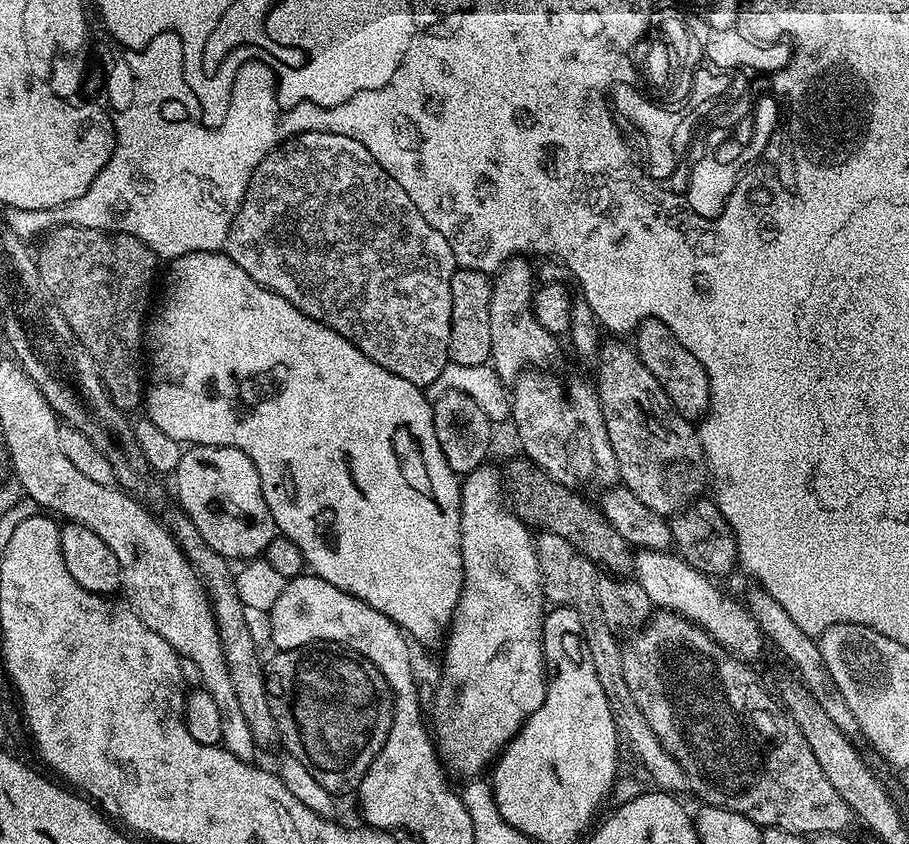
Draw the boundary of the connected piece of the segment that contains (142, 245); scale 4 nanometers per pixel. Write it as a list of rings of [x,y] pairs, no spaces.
[[[67,222],[61,224],[61,228],[54,229],[53,232],[41,242],[40,252],[38,251],[38,255],[36,256],[36,265],[38,266],[38,274],[42,278],[42,286],[48,291],[49,298],[58,306],[62,318],[66,318],[70,330],[74,330],[74,334],[78,338],[80,345],[88,351],[90,358],[94,358],[96,369],[100,371],[100,377],[104,383],[104,389],[108,392],[108,397],[114,402],[114,406],[121,410],[129,410],[128,408],[139,409],[144,398],[144,389],[146,387],[146,368],[142,363],[142,345],[146,340],[146,317],[150,312],[148,299],[152,296],[152,283],[156,280],[158,257],[150,250],[150,246],[146,246],[146,242],[142,242],[130,234],[106,231],[99,232],[93,228],[83,228],[77,224],[69,224]]]

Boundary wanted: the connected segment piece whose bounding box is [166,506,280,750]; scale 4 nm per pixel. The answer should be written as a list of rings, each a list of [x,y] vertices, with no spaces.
[[[173,506],[169,510],[166,527],[176,539],[176,545],[184,552],[184,557],[196,569],[196,575],[200,577],[204,590],[208,593],[222,642],[222,654],[226,658],[226,670],[230,670],[230,683],[234,686],[234,695],[238,697],[238,706],[246,717],[246,726],[250,726],[250,734],[254,734],[257,749],[277,747],[280,735],[276,729],[274,714],[270,710],[270,698],[264,681],[264,664],[262,659],[260,660],[262,652],[254,646],[250,630],[246,627],[244,603],[238,598],[233,565],[225,556],[214,551],[210,542],[202,538],[202,534],[198,534],[198,526],[194,526],[194,522],[184,513],[183,508]]]

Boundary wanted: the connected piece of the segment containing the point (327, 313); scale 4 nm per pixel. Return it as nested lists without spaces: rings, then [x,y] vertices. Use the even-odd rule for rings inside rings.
[[[300,132],[297,136],[291,136],[290,139],[285,140],[270,154],[266,154],[266,158],[258,162],[250,178],[250,186],[230,226],[228,240],[224,243],[223,251],[231,260],[238,262],[238,266],[242,266],[242,270],[246,270],[246,274],[250,274],[254,282],[286,298],[294,306],[298,306],[302,314],[342,334],[342,338],[358,346],[358,350],[362,350],[366,358],[378,362],[382,370],[390,370],[390,374],[398,374],[398,378],[406,378],[406,382],[414,382],[414,386],[427,389],[428,384],[434,383],[443,374],[444,367],[449,367],[448,347],[450,346],[450,314],[452,313],[450,278],[456,273],[458,267],[454,254],[450,250],[450,242],[446,242],[446,238],[438,234],[438,230],[430,226],[426,218],[422,218],[422,210],[418,210],[418,206],[410,202],[410,194],[406,194],[406,190],[402,190],[402,186],[398,186],[398,182],[394,182],[394,178],[386,174],[382,166],[378,166],[374,154],[370,154],[370,150],[362,146],[362,142],[354,138],[346,138],[346,134]]]

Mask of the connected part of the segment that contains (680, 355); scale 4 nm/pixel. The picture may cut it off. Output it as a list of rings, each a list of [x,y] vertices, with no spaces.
[[[660,320],[642,321],[635,330],[634,339],[642,366],[646,366],[646,370],[658,378],[658,386],[662,386],[666,398],[670,398],[674,410],[678,410],[682,418],[699,421],[708,412],[710,402],[710,382],[702,362],[698,362],[698,358],[694,358],[694,354],[690,354],[690,350],[686,350],[686,346],[682,346],[682,342],[678,342],[670,328]]]

